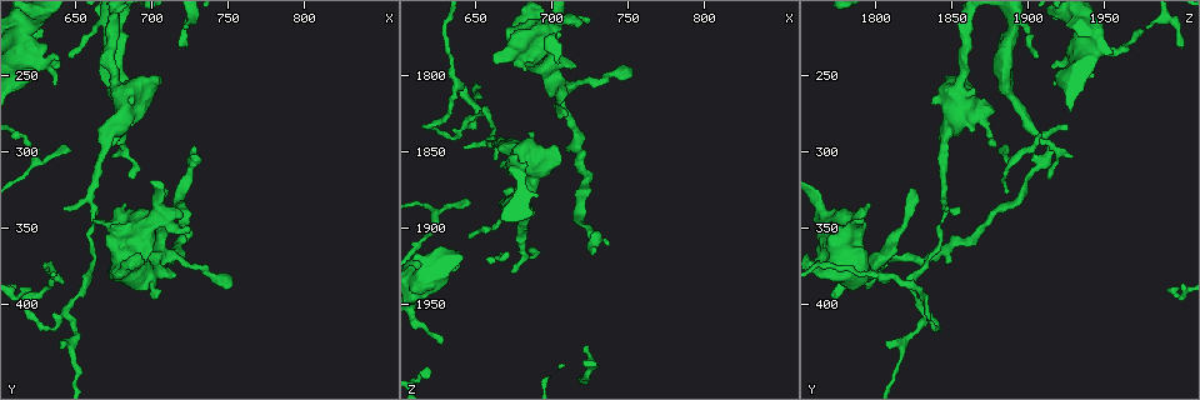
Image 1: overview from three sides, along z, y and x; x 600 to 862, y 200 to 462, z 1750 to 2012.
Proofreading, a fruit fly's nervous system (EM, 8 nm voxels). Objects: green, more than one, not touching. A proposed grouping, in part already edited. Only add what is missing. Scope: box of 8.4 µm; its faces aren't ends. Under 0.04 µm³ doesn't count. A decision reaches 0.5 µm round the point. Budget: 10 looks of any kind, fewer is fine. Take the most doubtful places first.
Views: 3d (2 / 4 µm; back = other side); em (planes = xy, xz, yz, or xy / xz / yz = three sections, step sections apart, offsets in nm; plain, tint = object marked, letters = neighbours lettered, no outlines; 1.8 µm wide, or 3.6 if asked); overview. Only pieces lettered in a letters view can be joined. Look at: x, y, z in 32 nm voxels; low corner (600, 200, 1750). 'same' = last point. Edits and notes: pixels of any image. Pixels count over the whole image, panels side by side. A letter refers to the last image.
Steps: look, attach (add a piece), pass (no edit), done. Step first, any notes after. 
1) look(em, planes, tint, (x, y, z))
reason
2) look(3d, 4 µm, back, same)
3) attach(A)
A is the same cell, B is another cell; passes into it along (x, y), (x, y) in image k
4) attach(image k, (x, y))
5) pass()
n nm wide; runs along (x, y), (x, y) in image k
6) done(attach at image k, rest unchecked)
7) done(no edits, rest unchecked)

look(em, xz, step 8, letters, (628, 220, 1976))

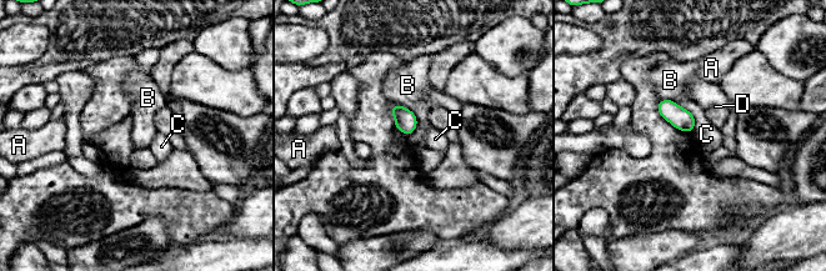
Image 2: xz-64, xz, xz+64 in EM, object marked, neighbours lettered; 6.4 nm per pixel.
look(em, planes, letters, same)
cut it another way

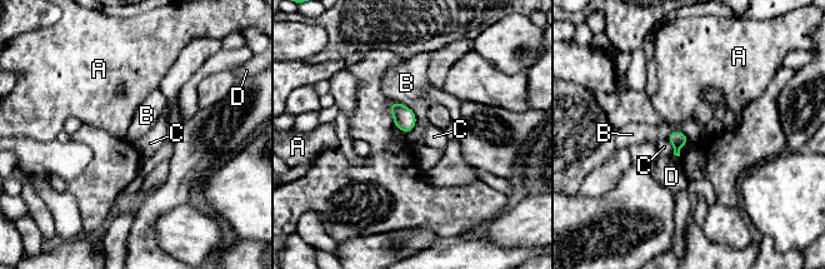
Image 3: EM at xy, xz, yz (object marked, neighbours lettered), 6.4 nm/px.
pass()
B touches over 220 nm; A, B, C and D are other cells; none of them fits

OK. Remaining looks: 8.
look(3d, 2 µm, (684, 334, 1796))
thick end

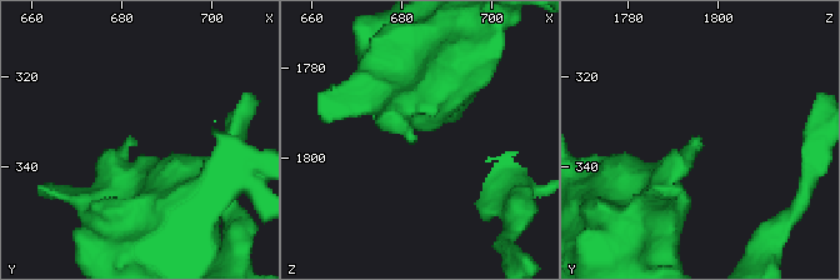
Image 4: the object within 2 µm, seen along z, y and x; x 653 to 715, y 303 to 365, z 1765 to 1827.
look(em, xy, step 4, tint, (683, 334, 1796))
shape alone is not enough

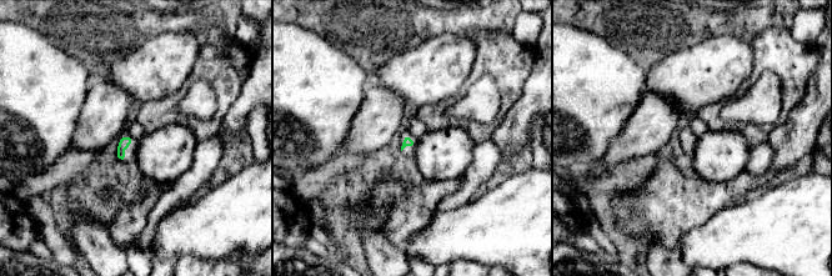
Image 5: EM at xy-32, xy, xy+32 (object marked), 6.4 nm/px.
look(em, planes, letters, same)
cut it another way

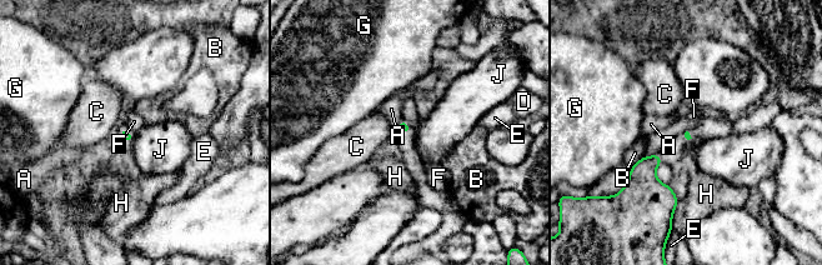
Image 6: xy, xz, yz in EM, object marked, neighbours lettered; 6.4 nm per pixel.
pass()
A, B, C, D, E, F, G, H and J are other cells; border along (658, 153), (643, 156) in image 6; no lettered piece goes on from it

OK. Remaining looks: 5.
look(3d, 4 µm, (730, 296, 1912))
tapers out

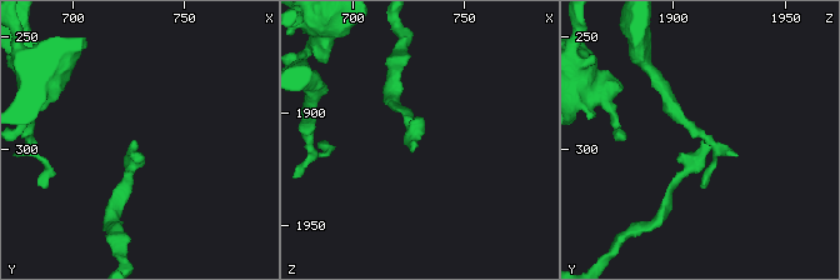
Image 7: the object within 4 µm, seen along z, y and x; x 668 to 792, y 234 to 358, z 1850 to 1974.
look(em, planes, letters, (728, 296, 1912))
shape alone is not enough

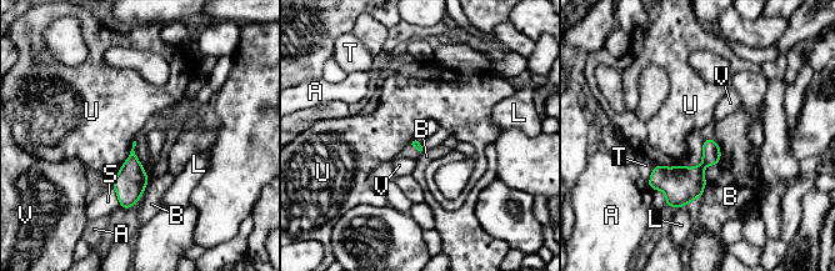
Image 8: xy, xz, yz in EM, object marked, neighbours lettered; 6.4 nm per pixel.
pass()
A, B, L, S, T, U and V are other cells; border along (654, 164), (664, 166), (681, 165) in image 8; none of them fits

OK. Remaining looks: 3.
look(em, 3.6 µm, planes, letters, (670, 292, 1876))
branch stops here

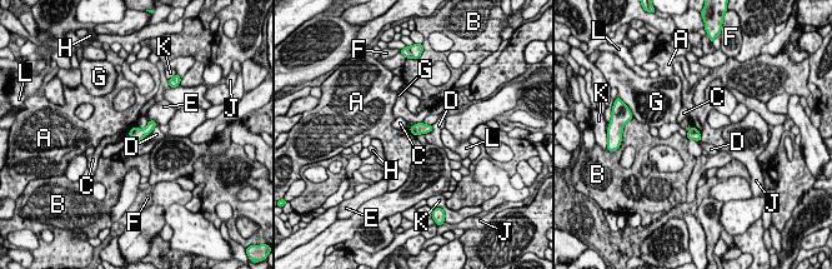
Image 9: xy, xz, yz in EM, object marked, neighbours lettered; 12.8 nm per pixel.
pass()
A, B, C, D, E, F, G, H, J, K and L are other cells; border along (692, 125), (698, 131), (701, 140) in image 9; no lettered piece goes on from it

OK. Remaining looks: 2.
done(no edits, rest unchecked)

